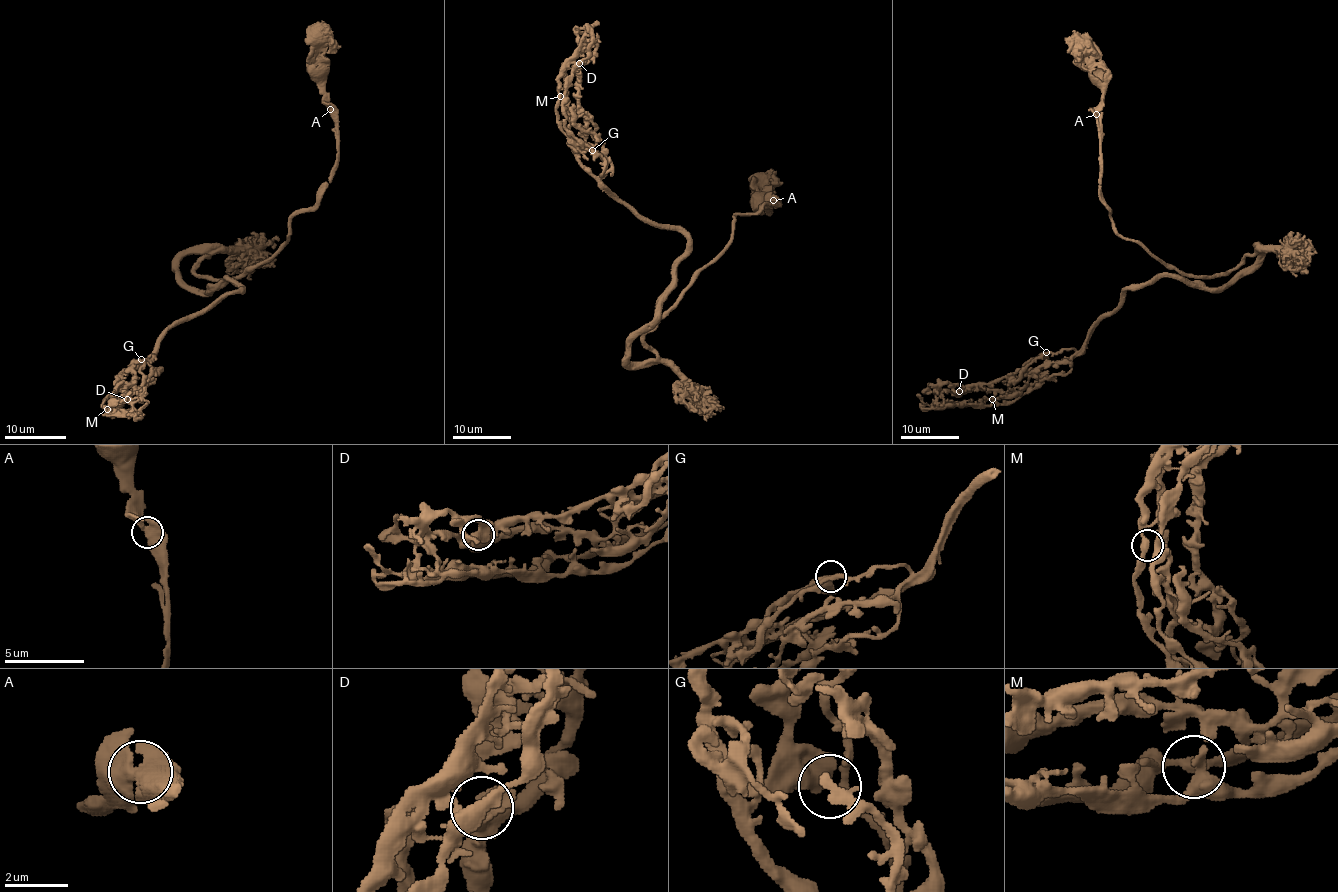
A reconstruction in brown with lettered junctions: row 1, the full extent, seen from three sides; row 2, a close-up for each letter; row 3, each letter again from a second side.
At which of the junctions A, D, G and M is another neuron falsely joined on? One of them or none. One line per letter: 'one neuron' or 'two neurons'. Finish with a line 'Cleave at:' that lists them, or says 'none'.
A: one neuron
D: one neuron
G: one neuron
M: one neuron
Cleave at: none

